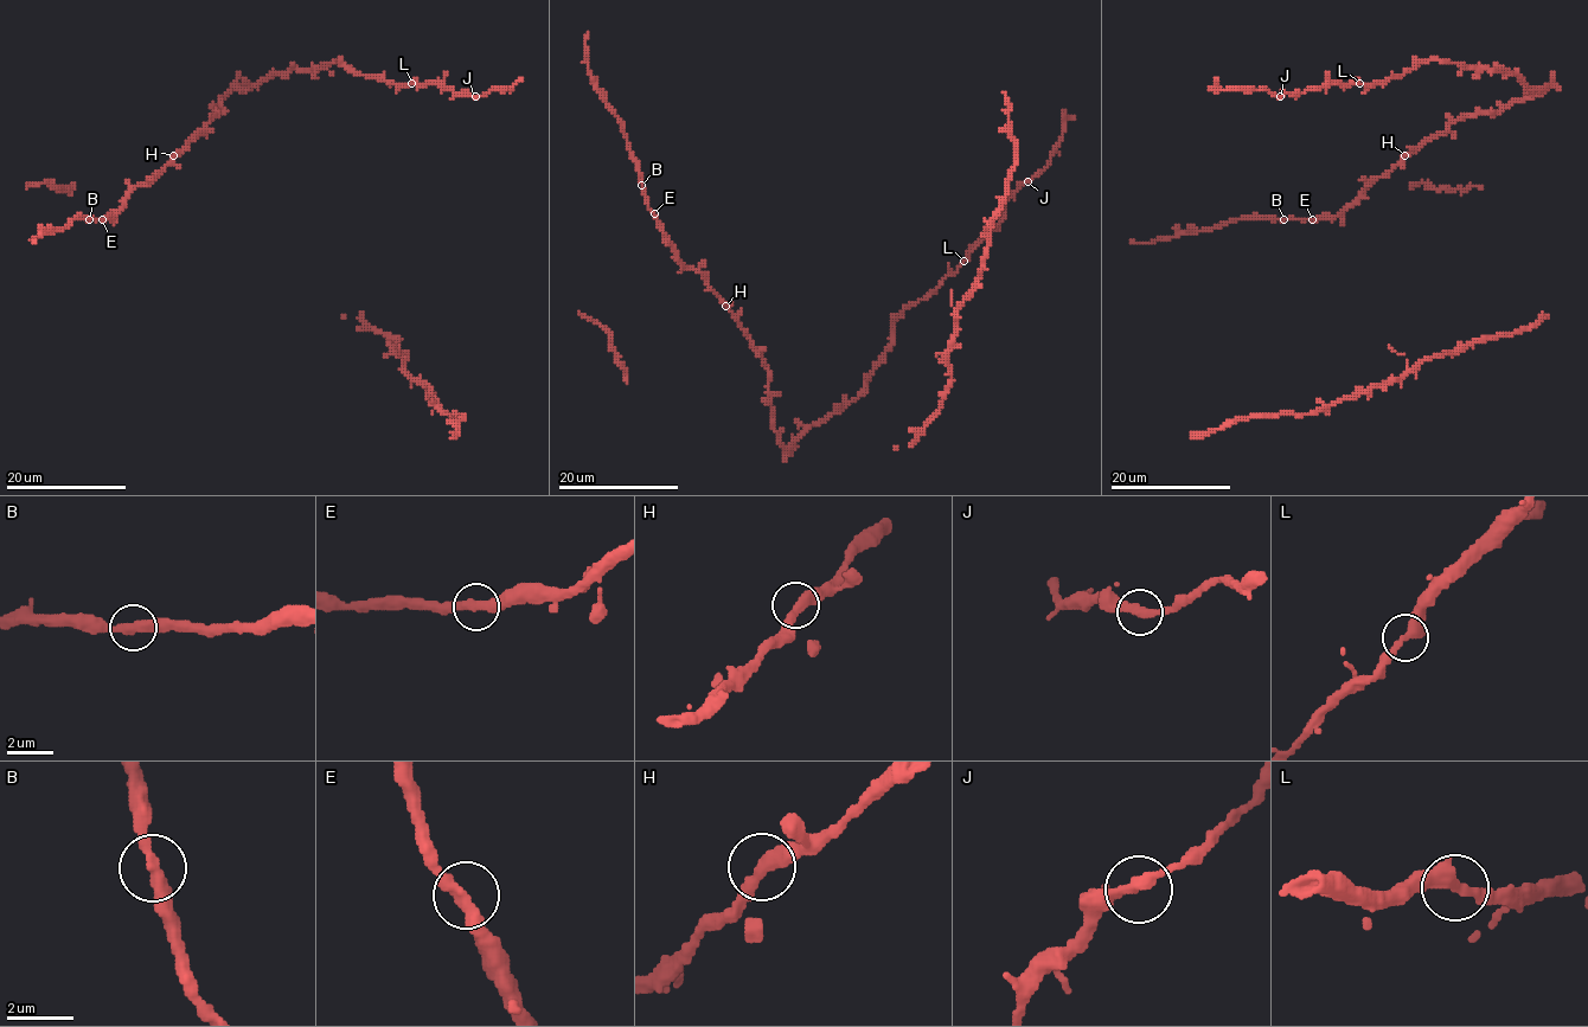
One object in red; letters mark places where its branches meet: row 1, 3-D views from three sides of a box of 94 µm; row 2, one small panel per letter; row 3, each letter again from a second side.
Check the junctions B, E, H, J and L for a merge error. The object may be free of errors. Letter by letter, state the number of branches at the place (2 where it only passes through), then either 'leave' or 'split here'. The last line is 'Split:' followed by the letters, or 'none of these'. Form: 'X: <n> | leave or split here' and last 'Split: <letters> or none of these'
B: 2 | leave
E: 2 | leave
H: 2 | leave
J: 2 | leave
L: 2 | leave
Split: none of these

